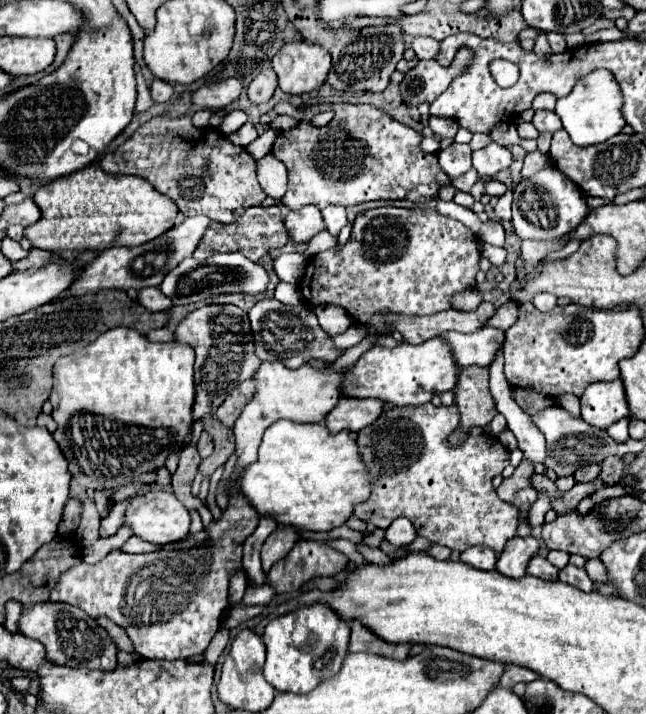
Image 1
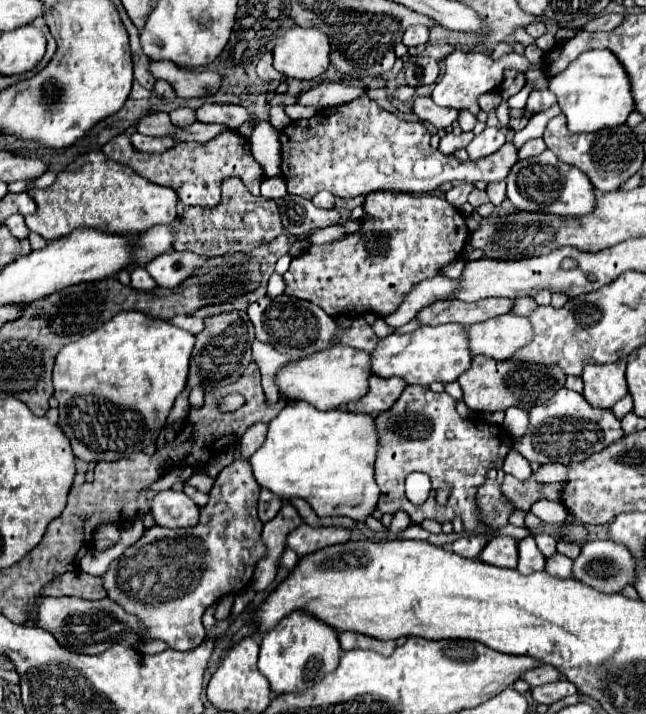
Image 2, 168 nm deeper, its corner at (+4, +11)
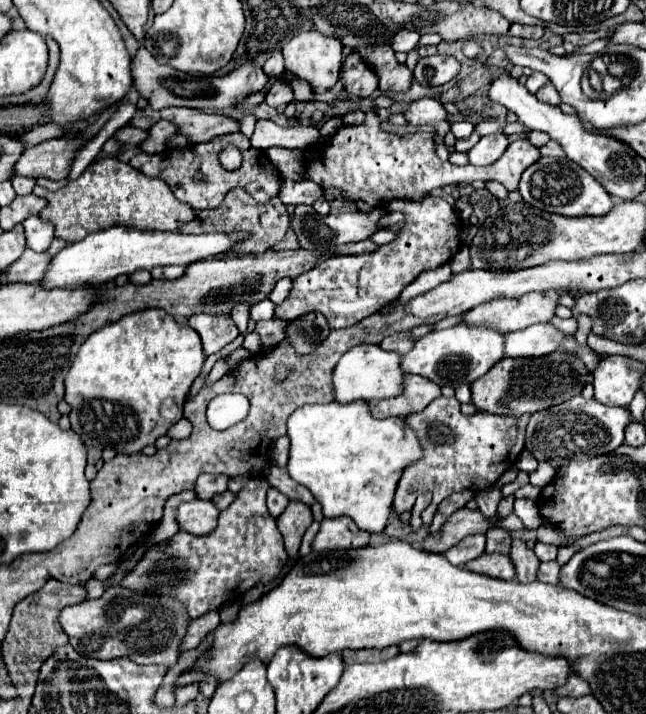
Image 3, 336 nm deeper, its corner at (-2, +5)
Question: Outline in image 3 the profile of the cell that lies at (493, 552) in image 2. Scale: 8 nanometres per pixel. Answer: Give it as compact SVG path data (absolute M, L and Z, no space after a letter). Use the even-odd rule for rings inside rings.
M484 553L480 555L480 559L472 559L472 563L464 565L468 571L480 573L480 575L488 575L494 579L502 579L502 581L512 581L516 577L516 571L512 567L512 561L508 555L500 555L500 553Z

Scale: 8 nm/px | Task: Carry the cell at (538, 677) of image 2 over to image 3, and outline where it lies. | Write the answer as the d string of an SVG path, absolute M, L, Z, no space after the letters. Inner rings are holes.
M572 675L564 687L556 689L558 697L580 697L580 695L590 695L590 693L592 693L590 685L578 675Z

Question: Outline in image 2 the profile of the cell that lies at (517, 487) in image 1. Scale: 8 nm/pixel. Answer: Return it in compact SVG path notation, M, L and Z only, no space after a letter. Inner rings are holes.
M486 481L476 495L478 507L482 511L482 519L494 529L506 527L508 517L514 513L514 505L504 497L498 481Z

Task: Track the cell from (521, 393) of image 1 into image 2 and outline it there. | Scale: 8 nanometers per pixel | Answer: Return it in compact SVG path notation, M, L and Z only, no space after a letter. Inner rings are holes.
M476 355L472 359L472 367L458 377L462 387L462 401L478 413L486 411L506 411L512 405L520 409L532 409L534 405L546 403L558 389L562 389L566 375L560 367L544 367L544 365L528 365L518 361L494 361L486 355Z

